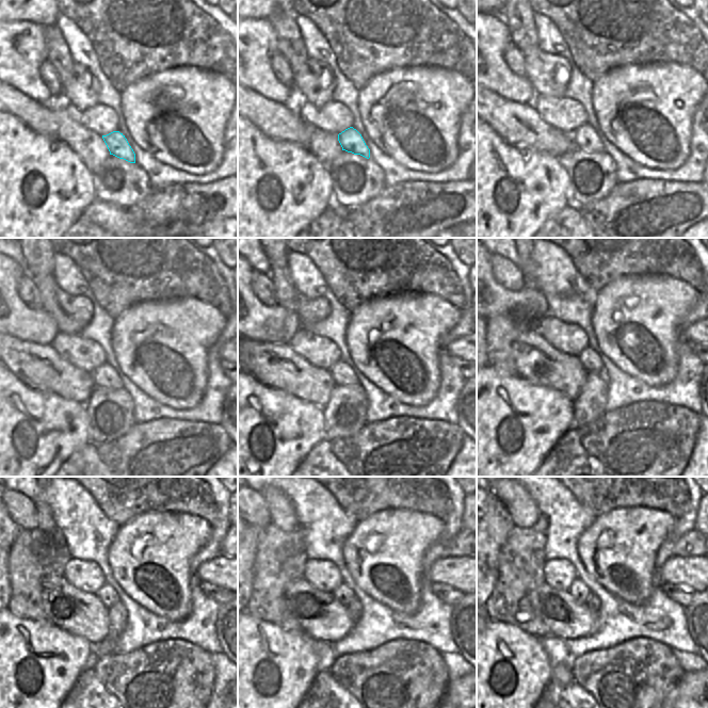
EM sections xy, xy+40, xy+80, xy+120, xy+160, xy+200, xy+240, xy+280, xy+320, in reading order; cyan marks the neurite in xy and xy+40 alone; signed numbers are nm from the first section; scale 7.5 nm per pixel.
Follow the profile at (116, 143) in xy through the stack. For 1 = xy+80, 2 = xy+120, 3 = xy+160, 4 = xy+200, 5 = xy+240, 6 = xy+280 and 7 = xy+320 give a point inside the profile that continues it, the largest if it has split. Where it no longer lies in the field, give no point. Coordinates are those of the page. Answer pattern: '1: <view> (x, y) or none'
1: xy+80 (585, 139)
2: xy+120 (105, 375)
3: xy+160 (342, 374)
4: xy+200 (589, 358)
5: xy+240 (107, 594)
6: xy+280 (343, 594)
7: xy+320 (578, 590)

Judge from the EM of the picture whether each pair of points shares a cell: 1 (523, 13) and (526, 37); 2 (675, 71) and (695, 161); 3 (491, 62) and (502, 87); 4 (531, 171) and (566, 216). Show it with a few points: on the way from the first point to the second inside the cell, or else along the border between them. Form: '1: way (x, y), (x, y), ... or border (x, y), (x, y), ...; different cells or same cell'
1: way (523, 19), (523, 31); same cell
2: border (694, 114), (692, 117), (690, 155), (684, 163); different cells
3: way (491, 68), (501, 81); same cell
4: border (578, 209), (565, 206), (554, 212), (542, 226); different cells

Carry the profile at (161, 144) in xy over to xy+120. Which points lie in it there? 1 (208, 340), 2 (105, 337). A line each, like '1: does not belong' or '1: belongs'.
1: belongs
2: does not belong

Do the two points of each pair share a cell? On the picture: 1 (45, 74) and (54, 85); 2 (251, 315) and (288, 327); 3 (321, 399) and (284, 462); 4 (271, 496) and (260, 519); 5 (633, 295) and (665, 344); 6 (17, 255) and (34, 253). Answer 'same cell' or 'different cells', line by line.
1: same cell
2: same cell
3: different cells
4: different cells
5: same cell
6: different cells

